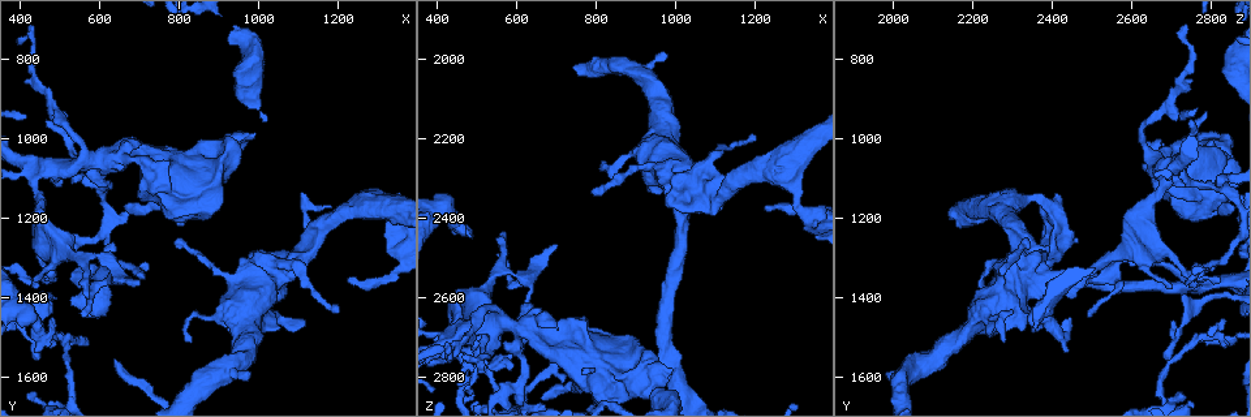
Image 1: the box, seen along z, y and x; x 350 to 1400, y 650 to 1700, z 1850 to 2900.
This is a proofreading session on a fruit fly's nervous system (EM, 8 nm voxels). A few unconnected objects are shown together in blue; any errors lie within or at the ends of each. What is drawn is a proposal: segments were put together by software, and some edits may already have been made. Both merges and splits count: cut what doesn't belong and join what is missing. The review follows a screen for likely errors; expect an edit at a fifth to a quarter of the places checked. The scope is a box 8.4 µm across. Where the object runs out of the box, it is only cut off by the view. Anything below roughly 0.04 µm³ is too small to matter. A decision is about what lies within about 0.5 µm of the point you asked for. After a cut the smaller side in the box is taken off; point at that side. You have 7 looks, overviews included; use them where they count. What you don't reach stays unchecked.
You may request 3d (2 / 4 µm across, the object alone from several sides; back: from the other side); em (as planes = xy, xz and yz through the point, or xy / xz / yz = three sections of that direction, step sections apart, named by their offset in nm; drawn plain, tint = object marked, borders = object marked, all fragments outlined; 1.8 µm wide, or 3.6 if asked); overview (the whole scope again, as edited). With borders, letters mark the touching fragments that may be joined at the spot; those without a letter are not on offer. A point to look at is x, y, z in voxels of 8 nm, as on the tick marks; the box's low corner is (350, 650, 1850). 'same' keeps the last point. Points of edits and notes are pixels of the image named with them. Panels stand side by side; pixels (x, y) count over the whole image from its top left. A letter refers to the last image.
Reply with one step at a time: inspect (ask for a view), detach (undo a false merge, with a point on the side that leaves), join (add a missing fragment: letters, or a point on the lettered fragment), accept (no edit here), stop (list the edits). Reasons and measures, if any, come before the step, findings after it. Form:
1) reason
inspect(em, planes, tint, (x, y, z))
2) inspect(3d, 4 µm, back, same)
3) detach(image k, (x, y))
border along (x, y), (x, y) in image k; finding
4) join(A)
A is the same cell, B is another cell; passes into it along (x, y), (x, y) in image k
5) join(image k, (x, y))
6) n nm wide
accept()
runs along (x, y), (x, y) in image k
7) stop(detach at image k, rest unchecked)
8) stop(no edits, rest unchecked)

four arms meet
inspect(em, 3.6 µm, planes, borders, (445, 1075, 2690))

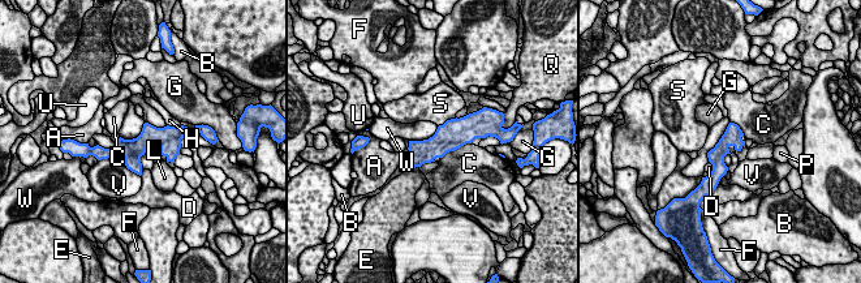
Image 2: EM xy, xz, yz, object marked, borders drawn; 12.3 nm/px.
240 nm wide
accept()
A, B, C, D, E, F, G, H, L, P, Q, S, U, V and W are other cells; runs along (177, 133), (106, 153) in image 2; continuous, no second neuron

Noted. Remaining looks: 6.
calibre changes
inspect(em, 3.6 µm, xz, step 8, tint, (745, 1080, 2695))

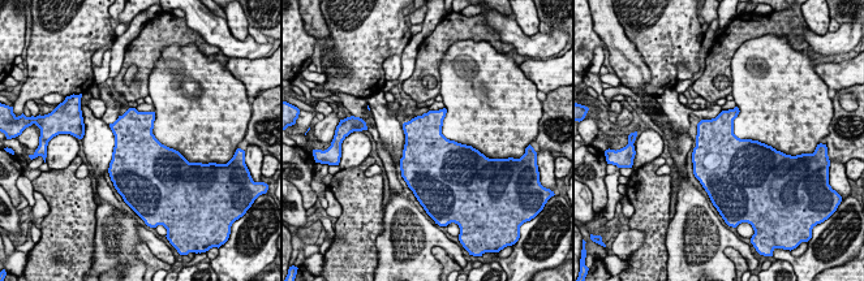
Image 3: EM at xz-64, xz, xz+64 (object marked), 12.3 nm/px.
what lies round it
inspect(em, 3.6 µm, xz, step 8, borders, same)

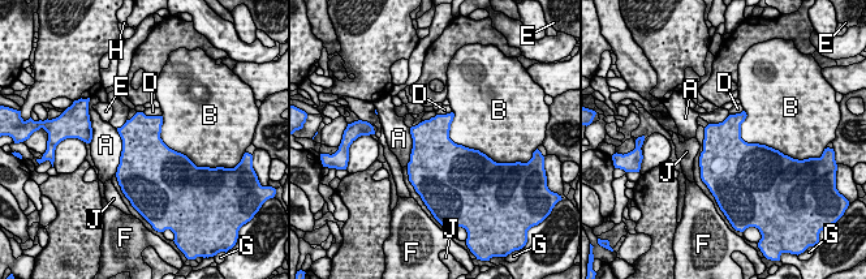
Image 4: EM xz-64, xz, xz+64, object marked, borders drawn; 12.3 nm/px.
550 nm wide
accept()
A, B, D, E, F, G, H and J are other cells; border along (126, 119), (116, 128) in image 4; all the same neuron

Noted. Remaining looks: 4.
thin neck
inspect(3d, 4 µm, (1305, 1145, 2355))

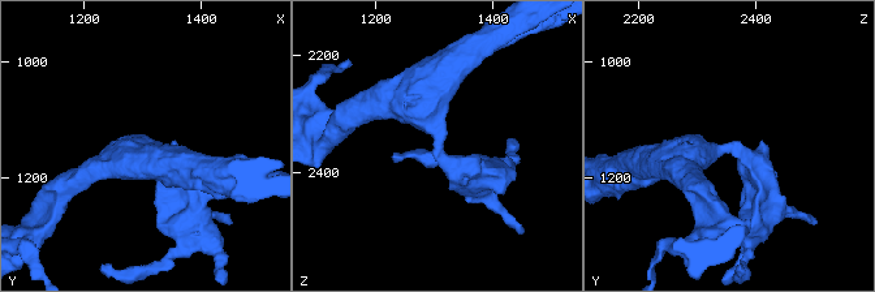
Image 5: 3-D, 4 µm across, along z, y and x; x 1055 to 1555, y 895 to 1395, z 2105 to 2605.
arms of 380, 420 nm; need the tissue
inspect(em, xy, step 8, tint, (1305, 1150, 2355))

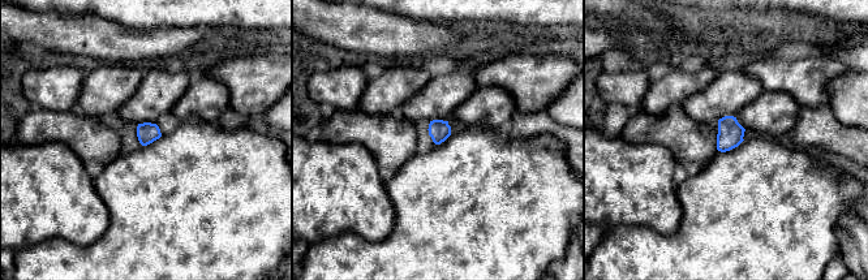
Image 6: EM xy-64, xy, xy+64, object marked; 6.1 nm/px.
inspect(em, planes, borders, same)

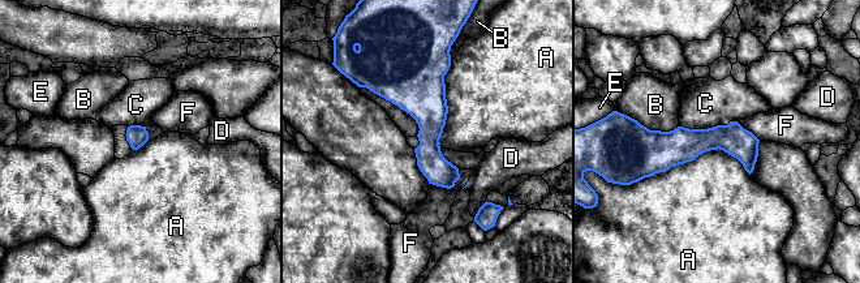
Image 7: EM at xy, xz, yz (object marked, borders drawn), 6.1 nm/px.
accept()
A, B, C, D, E and F are other cells; runs along (641, 134), (755, 153) in image 7; one neuron here

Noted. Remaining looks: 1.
stop(no edits, rest unchecked)

